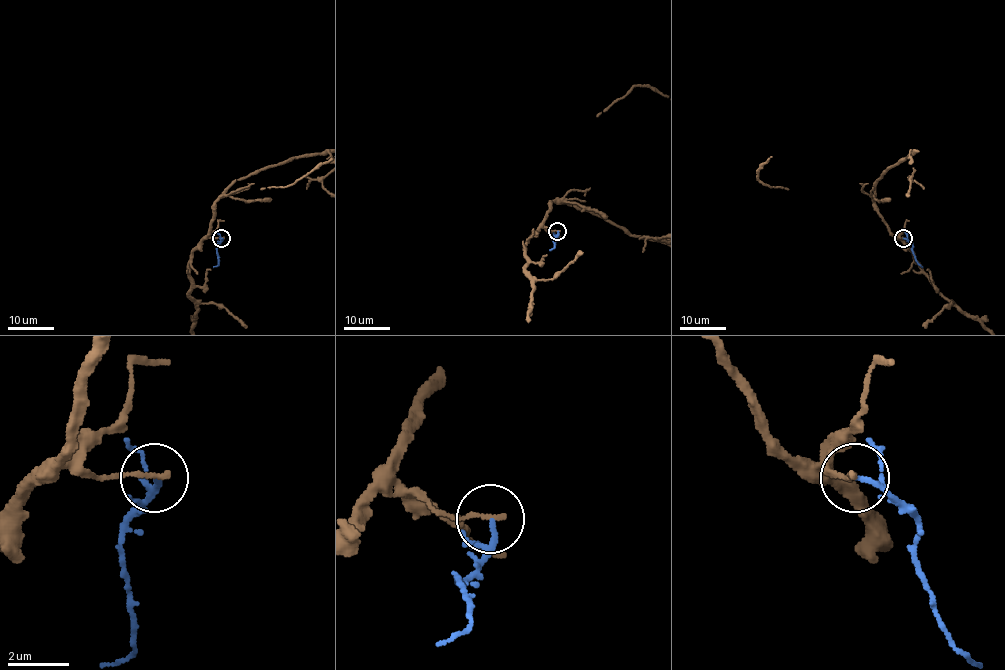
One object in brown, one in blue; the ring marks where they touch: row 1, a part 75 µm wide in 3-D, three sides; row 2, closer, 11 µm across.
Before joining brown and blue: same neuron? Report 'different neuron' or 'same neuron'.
different neuron

